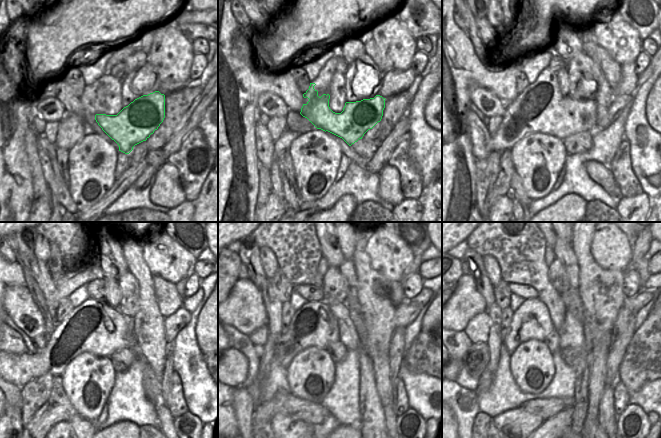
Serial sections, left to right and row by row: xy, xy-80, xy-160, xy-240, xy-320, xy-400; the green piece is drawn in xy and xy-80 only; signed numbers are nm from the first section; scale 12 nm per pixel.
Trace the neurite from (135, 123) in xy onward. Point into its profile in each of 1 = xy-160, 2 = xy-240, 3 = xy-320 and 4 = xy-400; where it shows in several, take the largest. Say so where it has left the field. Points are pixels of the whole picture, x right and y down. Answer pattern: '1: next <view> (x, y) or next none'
1: next xy-160 (561, 116)
2: next xy-240 (103, 337)
3: next xy-320 (322, 336)
4: next xy-400 (523, 327)

